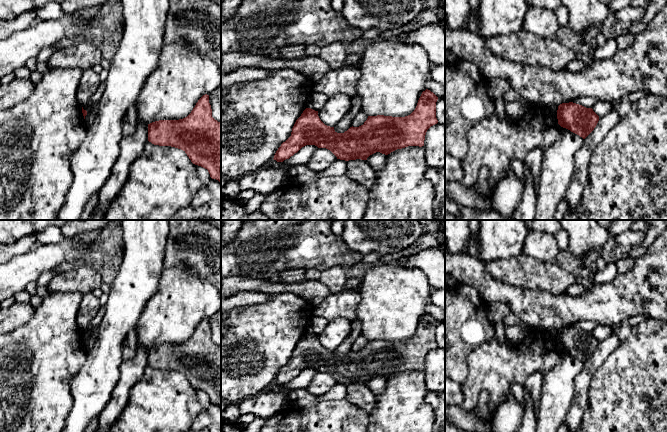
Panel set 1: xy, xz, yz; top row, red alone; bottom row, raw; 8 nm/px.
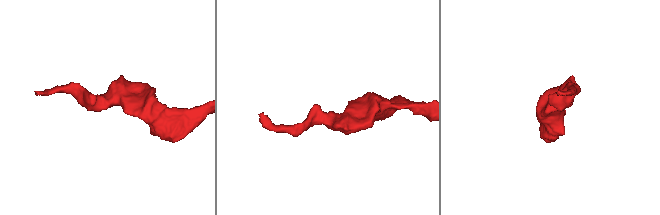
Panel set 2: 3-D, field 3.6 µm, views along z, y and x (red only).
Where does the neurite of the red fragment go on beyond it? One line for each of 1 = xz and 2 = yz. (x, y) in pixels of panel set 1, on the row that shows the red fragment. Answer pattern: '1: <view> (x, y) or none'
1: none
2: none

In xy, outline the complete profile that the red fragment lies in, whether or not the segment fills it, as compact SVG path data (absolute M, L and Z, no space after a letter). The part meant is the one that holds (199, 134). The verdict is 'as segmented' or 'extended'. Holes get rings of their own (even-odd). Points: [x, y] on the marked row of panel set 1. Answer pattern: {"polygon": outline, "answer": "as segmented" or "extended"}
{"polygon": "M203 95L191 113L179 120L159 120L148 124L148 141L154 145L171 146L183 150L191 162L208 170L210 177L221 183L221 123L212 117L209 95Z", "answer": "as segmented"}

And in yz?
{"polygon": "M569 102L557 110L558 124L585 139L596 127L599 116L592 108Z", "answer": "as segmented"}

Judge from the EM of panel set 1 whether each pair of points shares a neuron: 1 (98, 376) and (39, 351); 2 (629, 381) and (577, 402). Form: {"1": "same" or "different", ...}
{"1": "different", "2": "different"}

